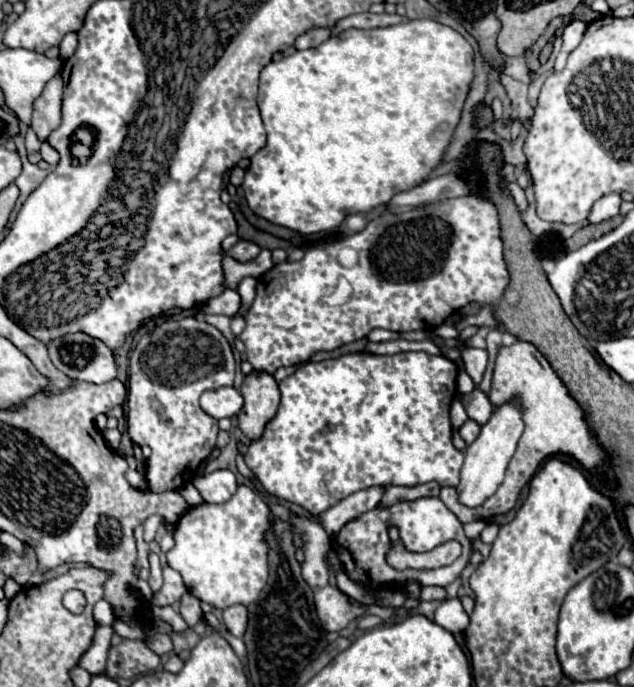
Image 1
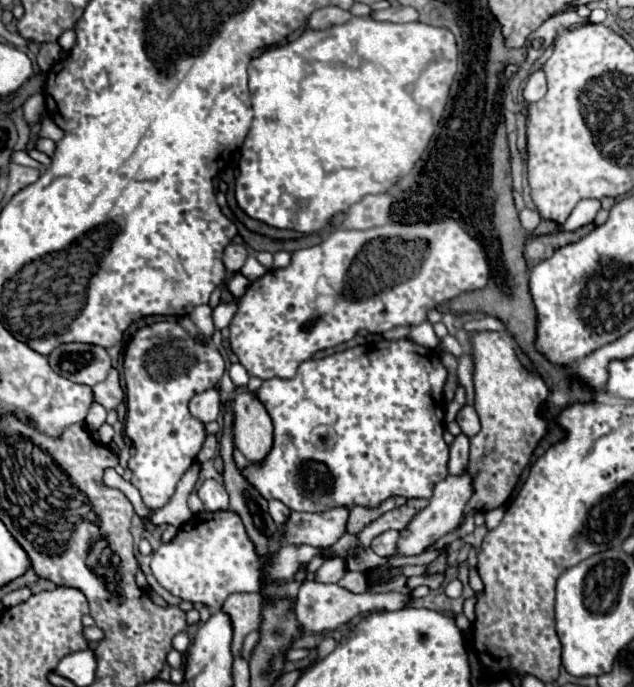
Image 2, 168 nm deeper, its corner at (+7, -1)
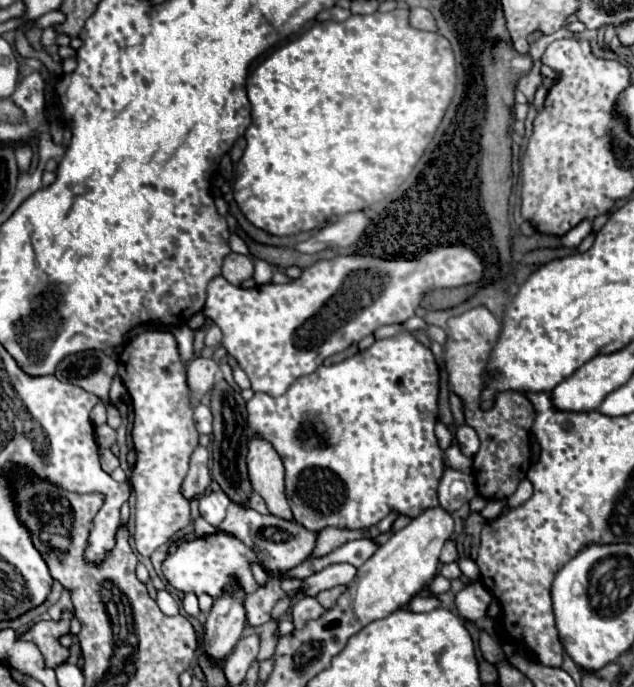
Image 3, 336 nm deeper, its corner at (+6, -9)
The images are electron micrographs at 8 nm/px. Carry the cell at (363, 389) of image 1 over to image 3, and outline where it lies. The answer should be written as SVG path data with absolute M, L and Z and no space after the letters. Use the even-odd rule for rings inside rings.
M401 332L393 338L377 340L371 348L339 362L333 366L319 366L315 372L301 376L295 380L283 396L269 396L263 392L255 392L255 396L247 402L247 412L249 412L249 426L253 432L263 436L273 444L277 454L281 456L285 464L285 496L291 506L295 522L309 530L323 530L327 526L337 526L337 528L367 528L383 520L391 510L399 514L407 514L411 518L419 516L425 508L437 506L437 486L441 480L441 474L445 470L445 460L443 460L443 450L439 448L437 436L435 436L435 424L437 424L437 396L439 396L439 368L435 362L435 356L427 346L417 342L409 332Z

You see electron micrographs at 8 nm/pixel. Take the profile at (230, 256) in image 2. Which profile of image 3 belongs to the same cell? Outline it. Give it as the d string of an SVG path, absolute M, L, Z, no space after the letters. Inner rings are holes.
M231 252L223 262L223 278L231 284L241 284L243 280L253 276L253 260L249 256L241 256Z

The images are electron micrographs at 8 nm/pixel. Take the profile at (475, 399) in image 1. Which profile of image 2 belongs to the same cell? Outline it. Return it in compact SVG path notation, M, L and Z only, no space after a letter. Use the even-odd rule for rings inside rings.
M464 406L460 412L458 412L458 418L456 422L460 424L462 428L462 434L466 434L468 438L476 436L478 430L480 430L480 420L478 420L478 414L472 406Z

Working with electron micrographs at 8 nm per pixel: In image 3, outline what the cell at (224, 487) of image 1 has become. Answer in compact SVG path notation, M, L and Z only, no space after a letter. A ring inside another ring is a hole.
M223 492L205 494L205 496L201 496L201 500L199 500L201 516L203 516L209 524L219 526L219 524L225 520L225 512L227 512L229 502L231 502L231 500L229 500Z

